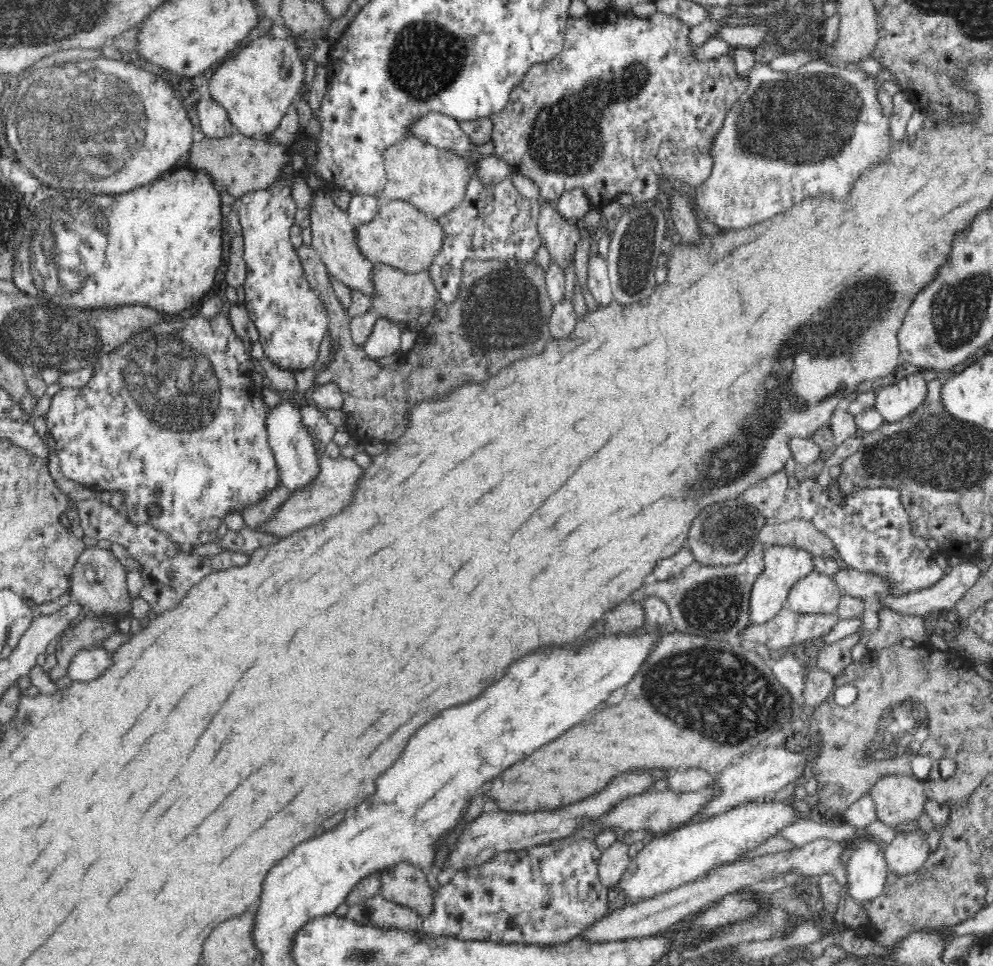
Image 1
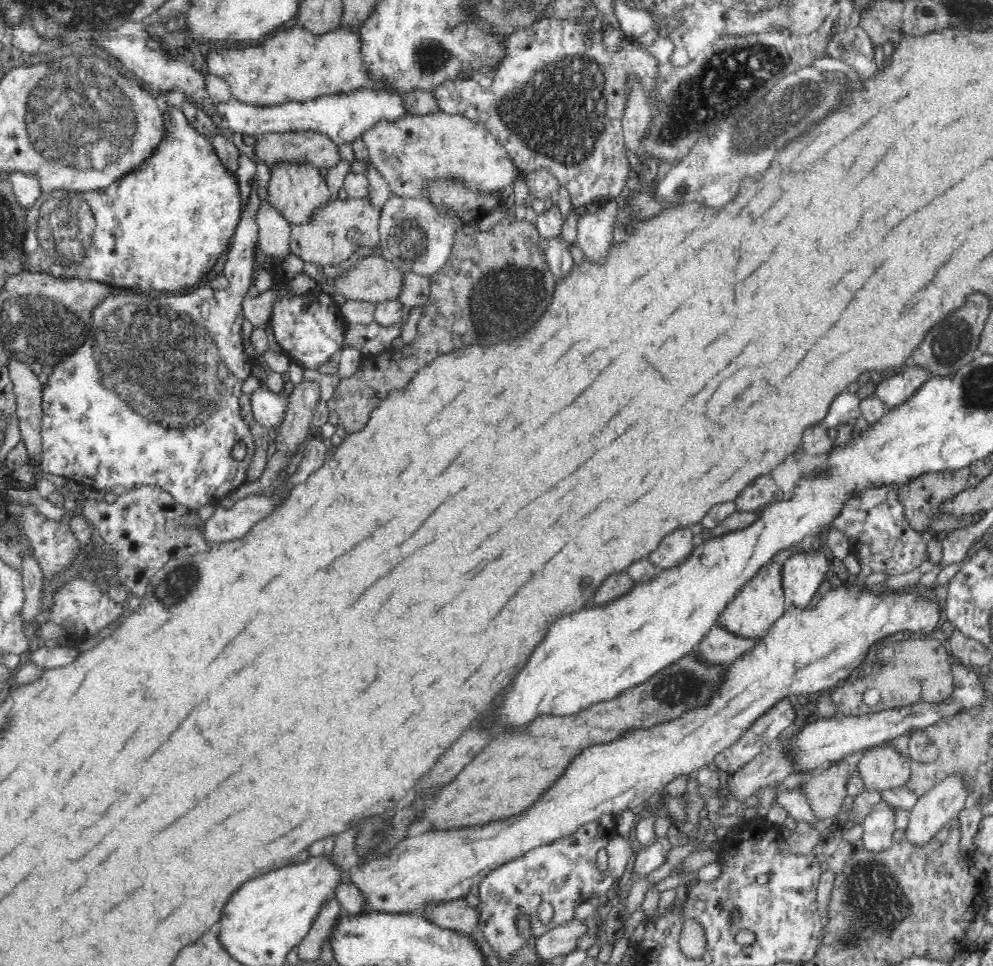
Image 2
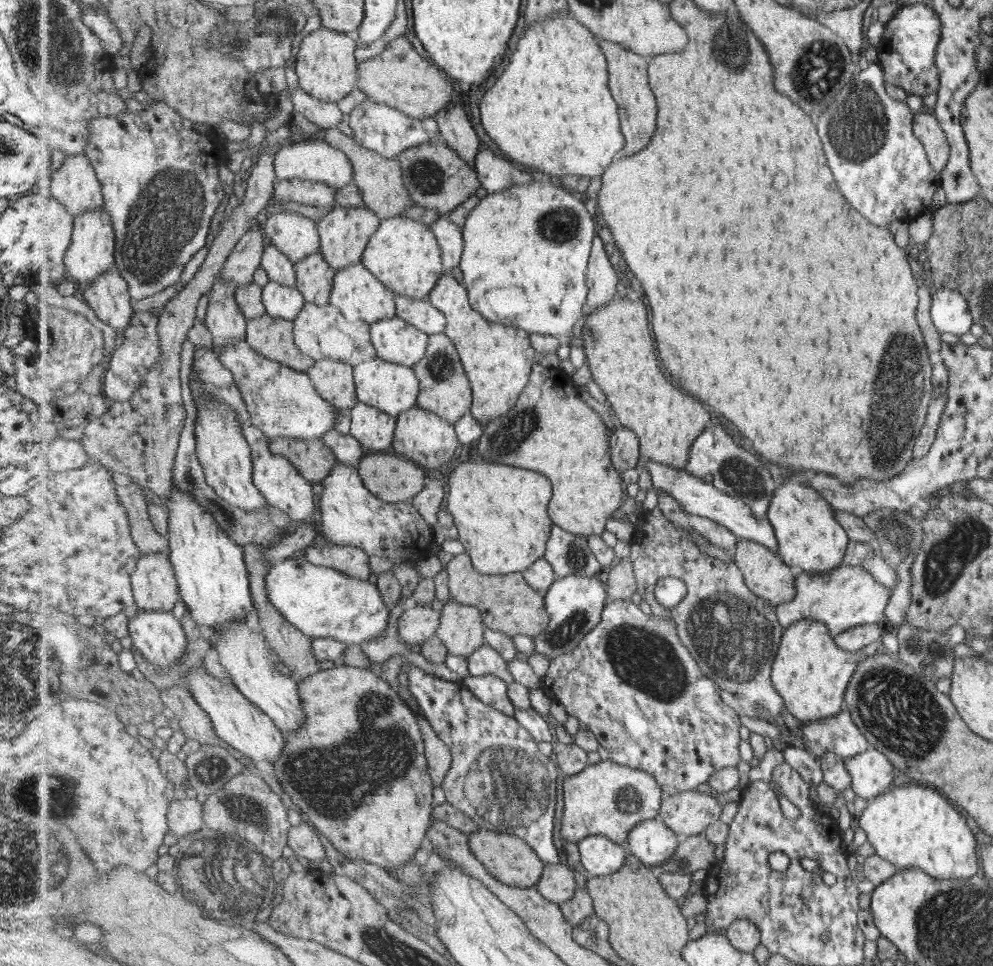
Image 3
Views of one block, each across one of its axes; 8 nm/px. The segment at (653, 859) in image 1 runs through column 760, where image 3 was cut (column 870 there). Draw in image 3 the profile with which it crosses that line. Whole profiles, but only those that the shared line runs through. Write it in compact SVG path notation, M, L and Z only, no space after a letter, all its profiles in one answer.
M914 783L890 786L883 794L868 801L868 805L859 817L858 824L866 830L867 840L875 848L875 854L896 866L897 870L917 867L936 879L969 878L977 870L977 858L975 858L977 842L973 838L973 832L967 828L961 814L957 814L947 804L947 800L939 796L935 790L921 788Z

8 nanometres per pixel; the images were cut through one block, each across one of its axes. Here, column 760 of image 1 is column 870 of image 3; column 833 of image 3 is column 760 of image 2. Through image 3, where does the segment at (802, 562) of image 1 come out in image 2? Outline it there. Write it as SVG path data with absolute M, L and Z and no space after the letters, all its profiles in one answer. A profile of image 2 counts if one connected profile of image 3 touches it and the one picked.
M772 561L764 565L749 584L744 585L736 597L729 602L724 614L720 616L723 628L738 638L745 640L758 640L764 631L783 614L787 602L783 593L781 581L781 564Z

